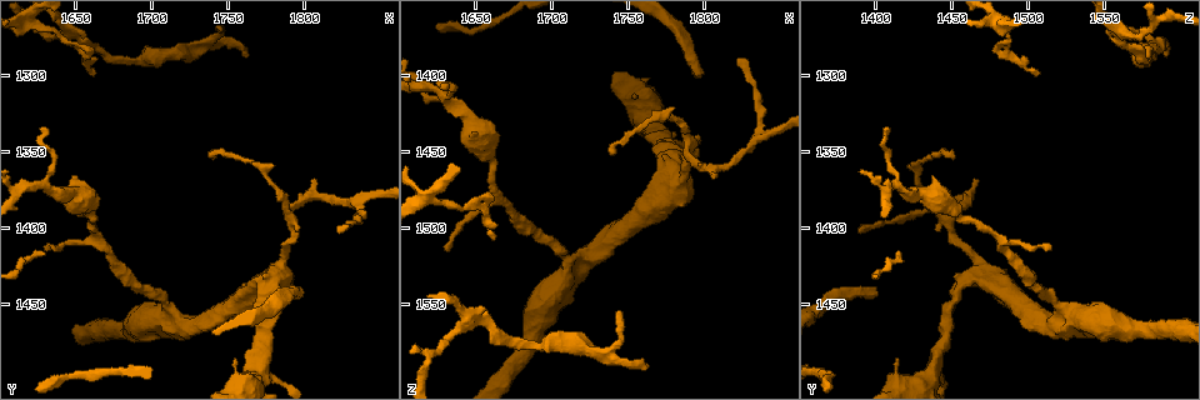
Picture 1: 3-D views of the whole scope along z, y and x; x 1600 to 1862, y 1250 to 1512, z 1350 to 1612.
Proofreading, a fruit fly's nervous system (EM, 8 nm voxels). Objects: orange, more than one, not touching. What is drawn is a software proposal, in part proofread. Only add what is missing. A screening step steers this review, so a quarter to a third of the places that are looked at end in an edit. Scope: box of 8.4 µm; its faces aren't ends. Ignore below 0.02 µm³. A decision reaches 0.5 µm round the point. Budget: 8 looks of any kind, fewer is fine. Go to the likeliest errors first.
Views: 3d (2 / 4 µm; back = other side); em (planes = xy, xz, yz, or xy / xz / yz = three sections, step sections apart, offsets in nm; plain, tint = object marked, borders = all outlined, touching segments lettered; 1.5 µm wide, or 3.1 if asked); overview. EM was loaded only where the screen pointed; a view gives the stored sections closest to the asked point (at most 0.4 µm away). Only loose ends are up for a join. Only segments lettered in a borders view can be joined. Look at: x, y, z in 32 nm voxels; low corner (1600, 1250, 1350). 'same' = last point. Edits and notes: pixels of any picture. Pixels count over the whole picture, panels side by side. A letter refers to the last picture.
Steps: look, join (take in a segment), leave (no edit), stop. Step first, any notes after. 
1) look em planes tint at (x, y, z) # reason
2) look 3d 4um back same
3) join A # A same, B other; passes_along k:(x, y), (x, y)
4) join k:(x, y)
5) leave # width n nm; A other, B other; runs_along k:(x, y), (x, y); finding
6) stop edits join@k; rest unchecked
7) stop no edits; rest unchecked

look em 3.1um planes borders at (1798, 1444, 1402) # an open end

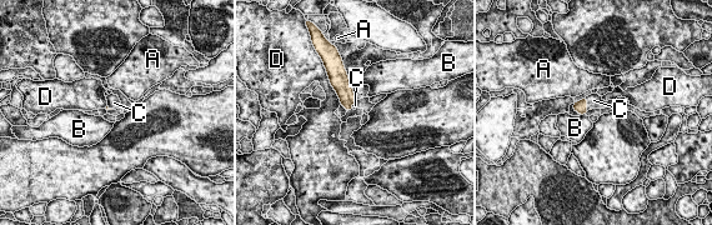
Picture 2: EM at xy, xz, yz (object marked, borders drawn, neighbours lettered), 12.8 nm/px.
join C # A other, B other, C same, D other; passes_along 2:(580, 106), (586, 104), (593, 101); it goes on there

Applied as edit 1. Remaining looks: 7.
look em xy step 4 borders at (1662, 1298, 1508) # thin end

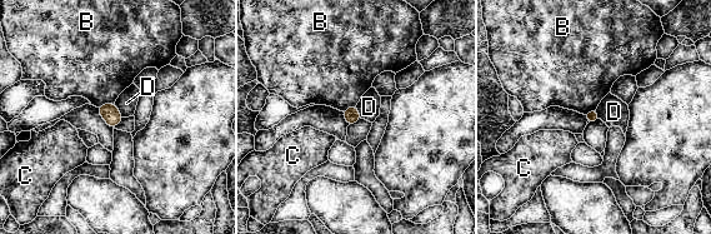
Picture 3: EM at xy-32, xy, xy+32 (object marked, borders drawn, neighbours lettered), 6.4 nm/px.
look em planes borders same

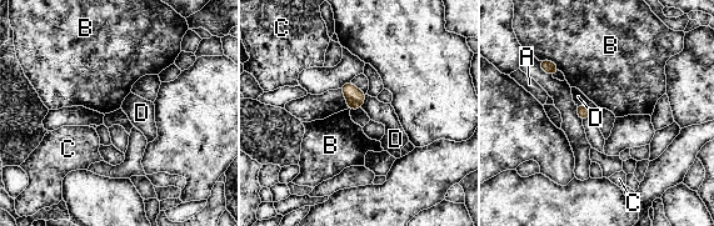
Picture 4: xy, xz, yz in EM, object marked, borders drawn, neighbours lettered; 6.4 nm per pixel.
leave # A other, B other, C other, D other; border 4:(539, 60), (550, 60), (559, 70); none of them fits

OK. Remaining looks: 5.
stop edits join@2; rest unchecked

